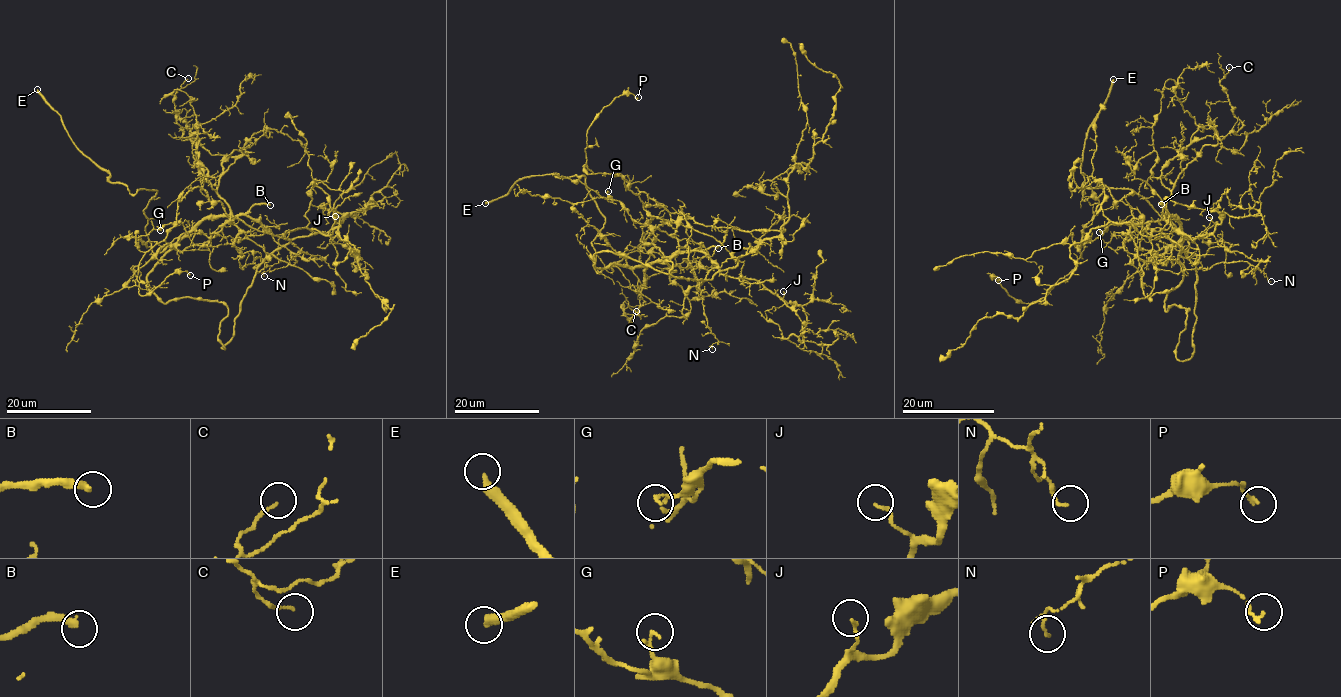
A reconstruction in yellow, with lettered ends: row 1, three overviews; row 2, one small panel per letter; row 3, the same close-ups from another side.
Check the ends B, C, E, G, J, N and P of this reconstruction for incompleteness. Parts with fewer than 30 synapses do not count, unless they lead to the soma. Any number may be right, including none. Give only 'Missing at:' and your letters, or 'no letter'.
Missing at: B, E

